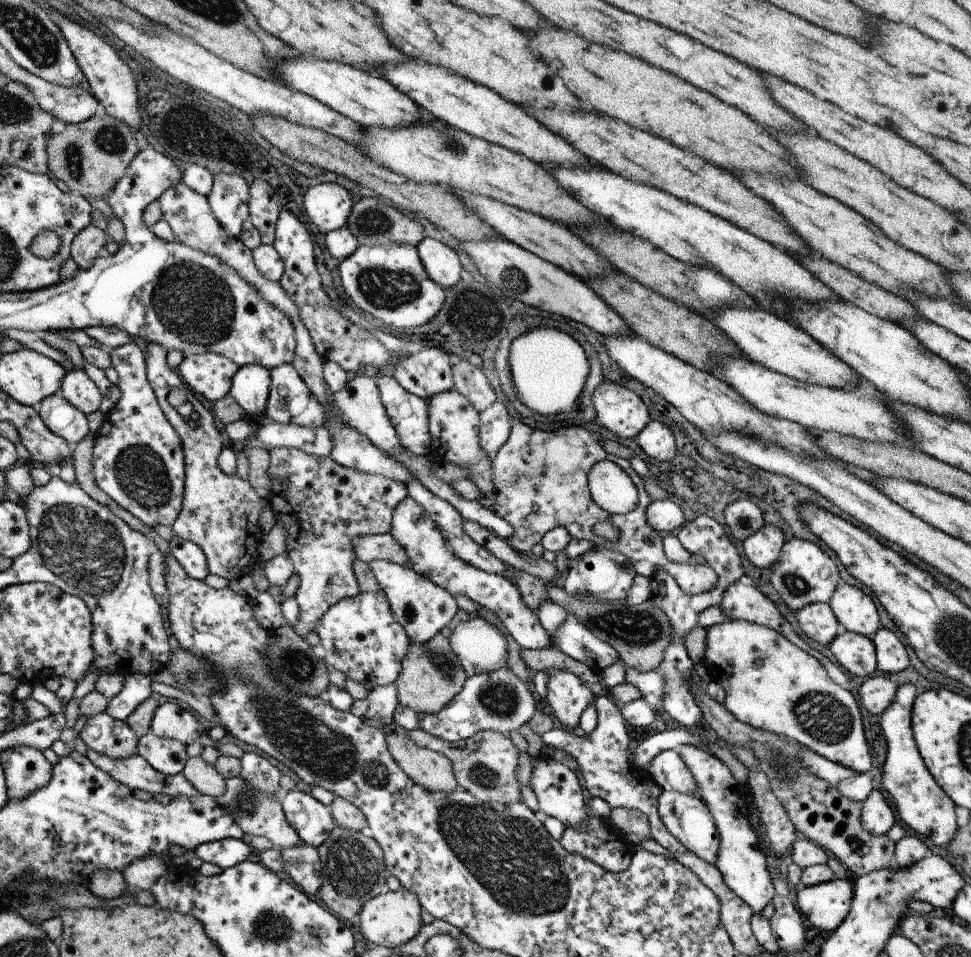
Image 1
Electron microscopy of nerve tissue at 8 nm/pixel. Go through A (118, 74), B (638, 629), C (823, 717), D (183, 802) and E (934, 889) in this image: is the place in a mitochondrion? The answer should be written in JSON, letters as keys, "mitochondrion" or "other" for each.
{"A":"mitochondrion","B":"mitochondrion","C":"mitochondrion","D":"other","E":"other"}

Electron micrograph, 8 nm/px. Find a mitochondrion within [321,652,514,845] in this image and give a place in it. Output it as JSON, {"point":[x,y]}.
{"point":[484,777]}

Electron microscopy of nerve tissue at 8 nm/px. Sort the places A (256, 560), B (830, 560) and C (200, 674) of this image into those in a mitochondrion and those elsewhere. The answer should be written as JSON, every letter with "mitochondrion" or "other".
{"A":"other","B":"other","C":"mitochondrion"}

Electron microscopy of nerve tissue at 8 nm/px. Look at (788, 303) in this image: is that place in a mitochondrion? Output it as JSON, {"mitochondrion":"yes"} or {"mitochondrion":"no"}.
{"mitochondrion":"no"}

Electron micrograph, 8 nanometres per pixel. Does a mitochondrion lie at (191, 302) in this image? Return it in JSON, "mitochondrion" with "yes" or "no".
{"mitochondrion":"yes"}

